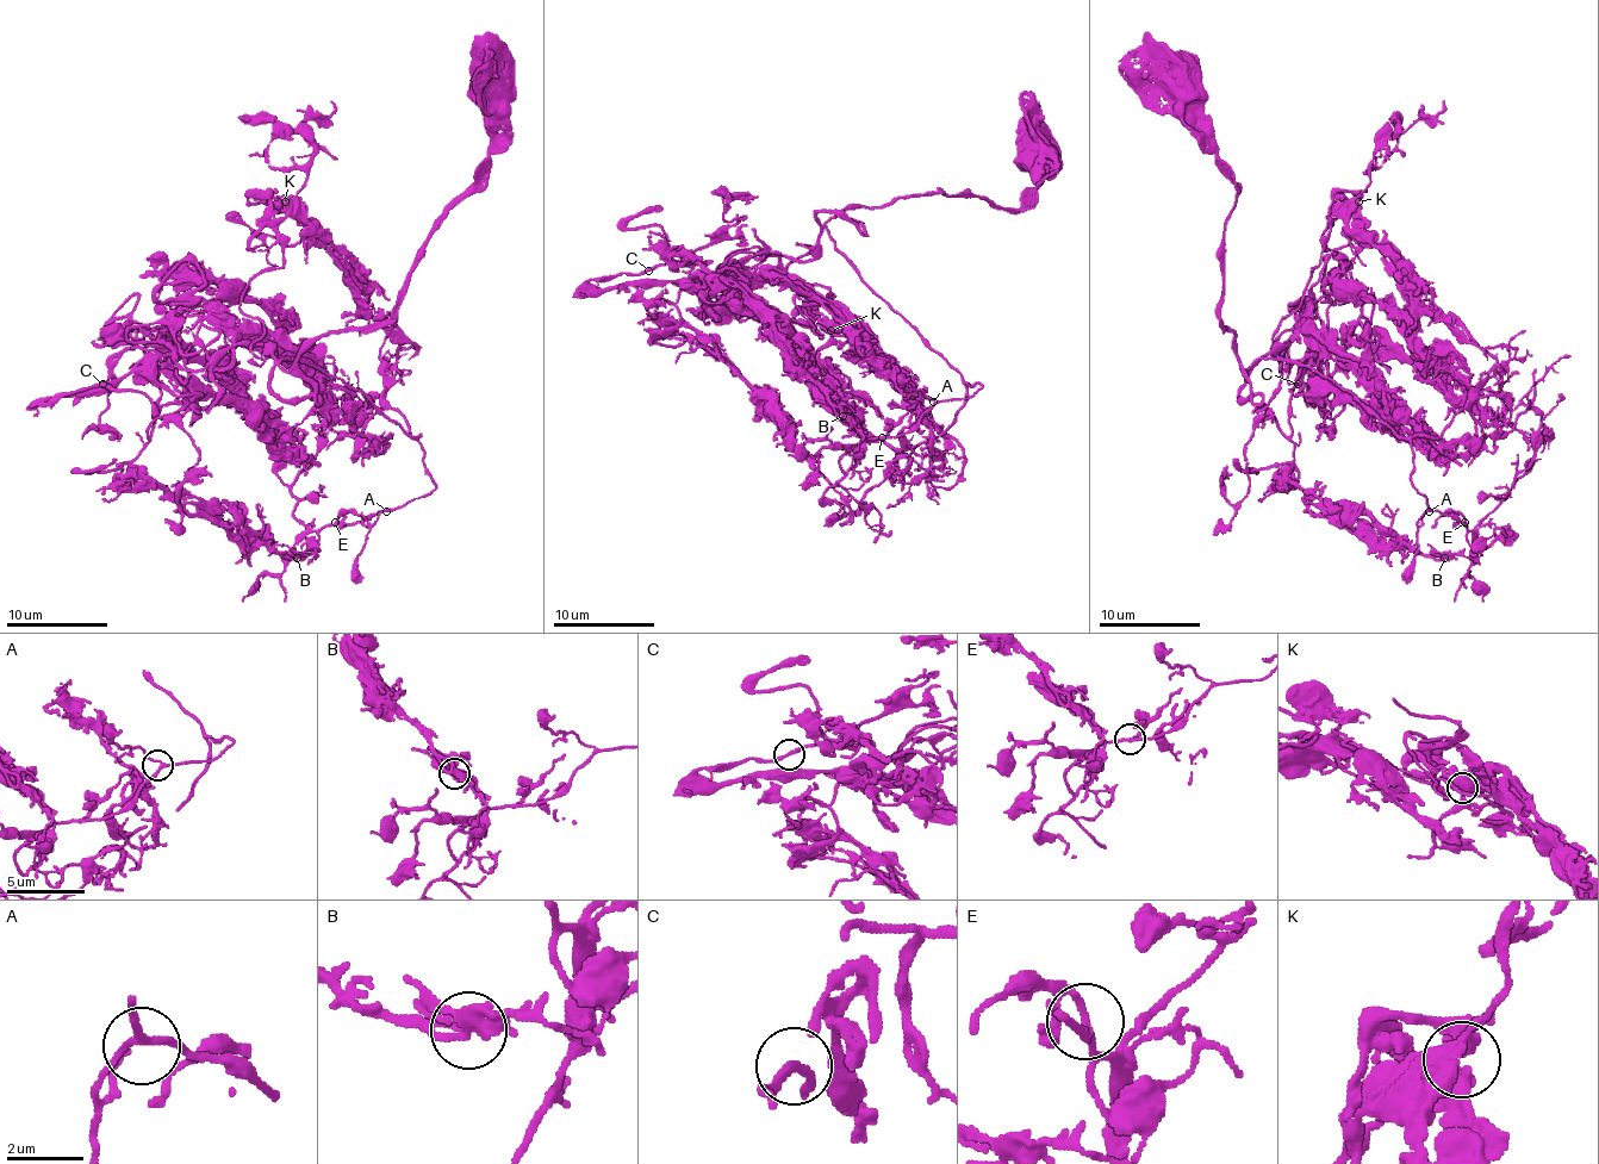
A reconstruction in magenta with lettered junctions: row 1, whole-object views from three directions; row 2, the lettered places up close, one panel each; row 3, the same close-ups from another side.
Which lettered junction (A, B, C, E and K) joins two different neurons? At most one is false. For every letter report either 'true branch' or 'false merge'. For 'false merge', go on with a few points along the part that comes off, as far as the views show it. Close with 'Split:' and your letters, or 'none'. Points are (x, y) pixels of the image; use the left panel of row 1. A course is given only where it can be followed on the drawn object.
A: true branch
B: true branch
C: true branch
E: true branch
K: true branch
Split: none

